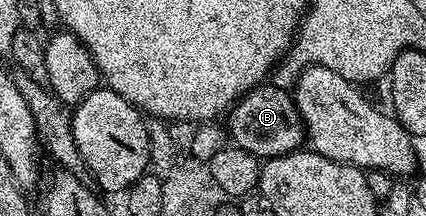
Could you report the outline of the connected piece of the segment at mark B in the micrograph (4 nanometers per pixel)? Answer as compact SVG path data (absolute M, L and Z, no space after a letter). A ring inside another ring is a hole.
M263 82L257 88L251 88L229 109L229 116L229 139L237 147L259 158L297 152L307 139L305 122L298 112L297 102L293 95L285 88L277 88L272 82Z

